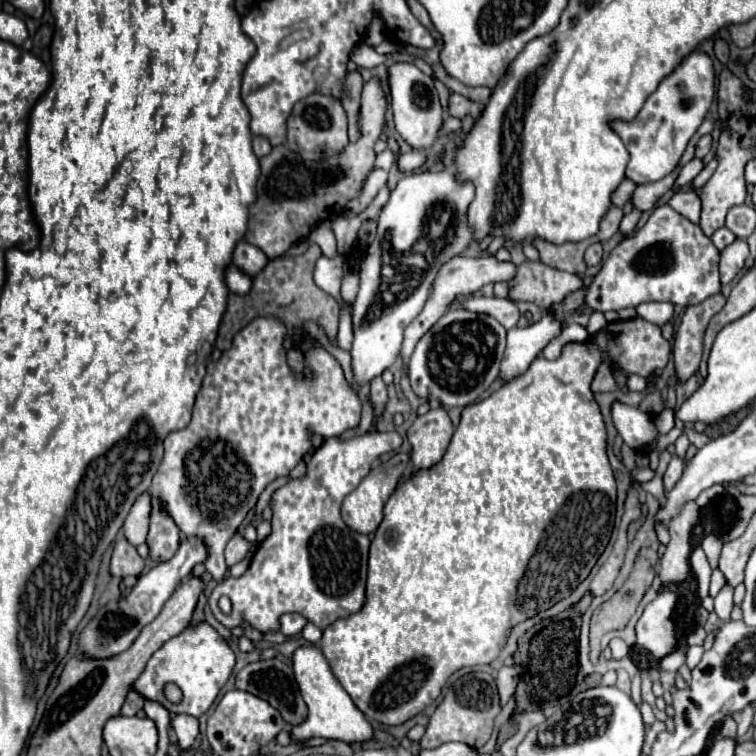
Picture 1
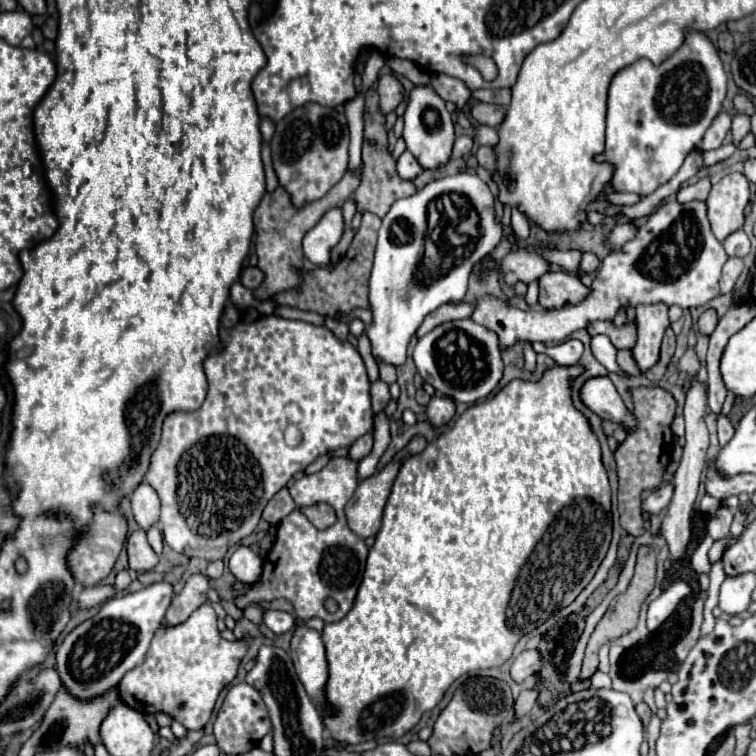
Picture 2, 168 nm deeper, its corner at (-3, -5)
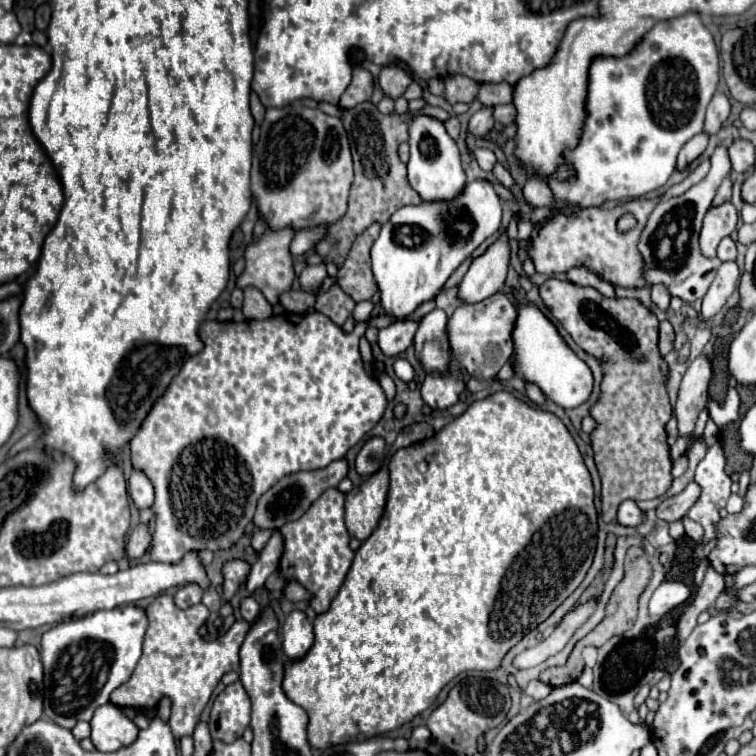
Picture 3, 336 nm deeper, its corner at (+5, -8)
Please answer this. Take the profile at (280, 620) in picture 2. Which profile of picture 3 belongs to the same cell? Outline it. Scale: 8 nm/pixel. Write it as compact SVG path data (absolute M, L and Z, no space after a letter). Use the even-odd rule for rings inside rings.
M244 597L240 599L240 613L248 623L254 623L260 615L260 605L254 601L254 597Z

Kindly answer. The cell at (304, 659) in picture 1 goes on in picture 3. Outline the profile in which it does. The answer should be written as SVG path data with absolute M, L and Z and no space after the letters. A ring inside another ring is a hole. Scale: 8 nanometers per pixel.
M294 609L282 625L282 645L286 657L288 659L304 657L312 643L314 643L312 621L306 617L306 613Z

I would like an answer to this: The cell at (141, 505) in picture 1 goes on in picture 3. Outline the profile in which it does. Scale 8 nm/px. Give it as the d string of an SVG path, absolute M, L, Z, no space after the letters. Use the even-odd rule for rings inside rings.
M134 469L128 479L128 493L138 509L148 509L154 503L154 487L144 471Z

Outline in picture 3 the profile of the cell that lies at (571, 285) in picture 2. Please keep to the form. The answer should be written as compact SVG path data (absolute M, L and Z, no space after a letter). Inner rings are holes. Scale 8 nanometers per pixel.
M556 277L540 285L540 297L572 339L588 355L600 361L604 371L598 403L590 407L590 417L596 421L596 429L590 433L590 445L602 479L602 519L612 523L616 519L616 509L624 499L656 499L672 485L672 459L664 431L672 417L672 407L666 393L668 365L658 351L658 319L638 299L608 299L596 289L572 285L570 281L560 281Z

